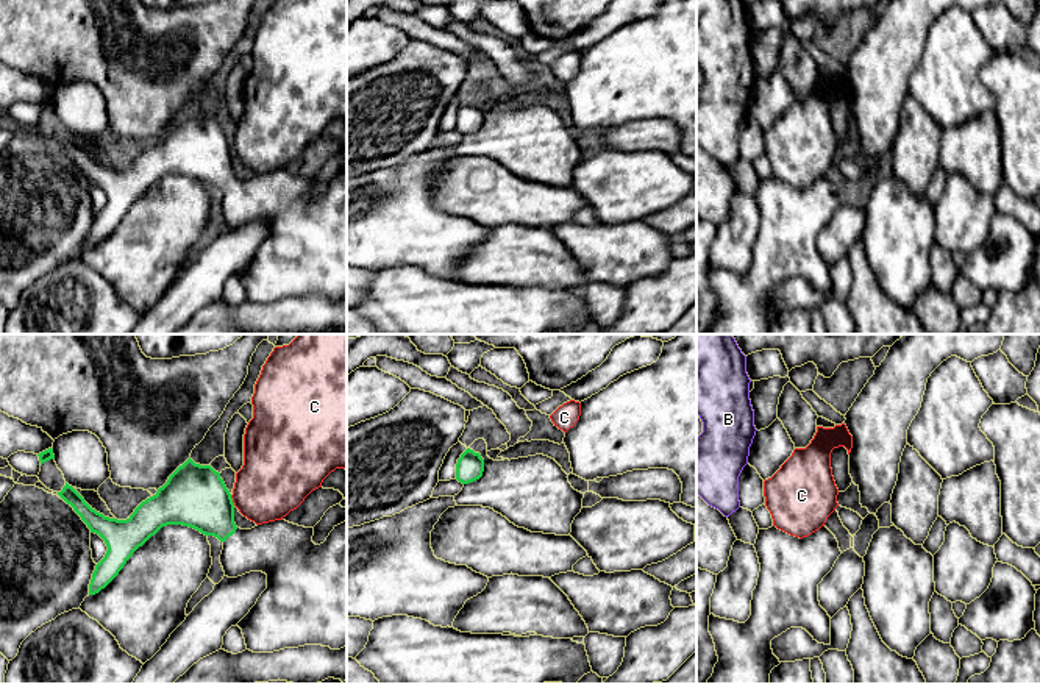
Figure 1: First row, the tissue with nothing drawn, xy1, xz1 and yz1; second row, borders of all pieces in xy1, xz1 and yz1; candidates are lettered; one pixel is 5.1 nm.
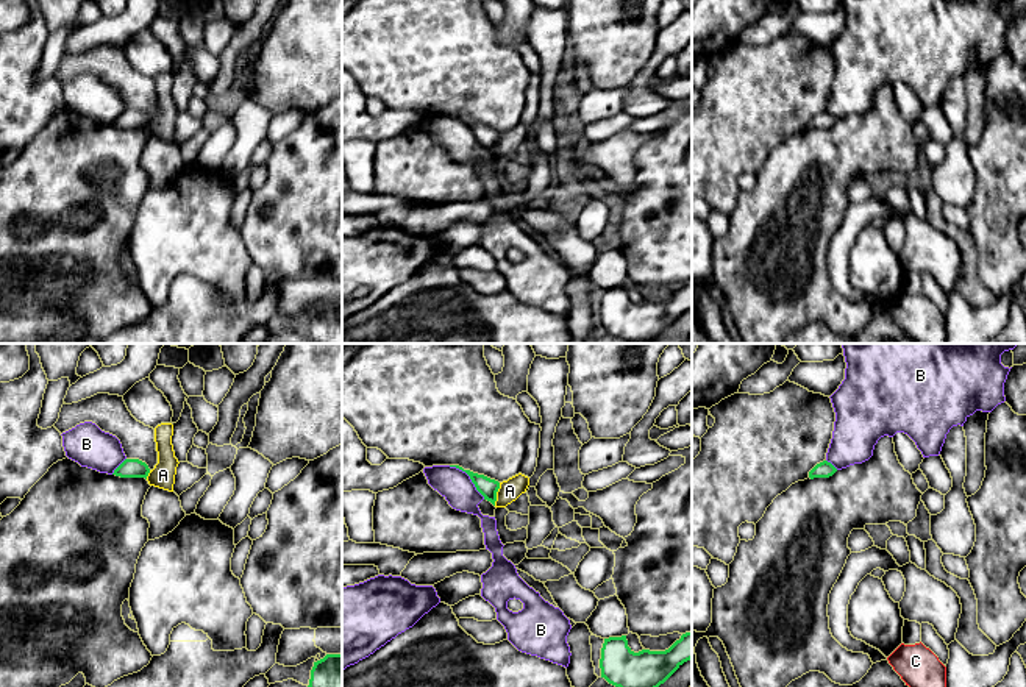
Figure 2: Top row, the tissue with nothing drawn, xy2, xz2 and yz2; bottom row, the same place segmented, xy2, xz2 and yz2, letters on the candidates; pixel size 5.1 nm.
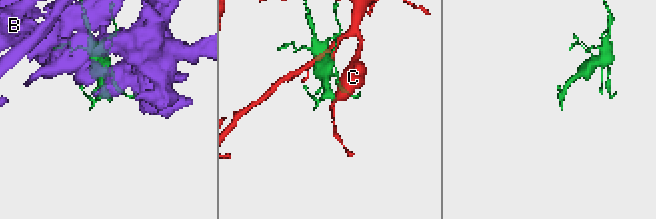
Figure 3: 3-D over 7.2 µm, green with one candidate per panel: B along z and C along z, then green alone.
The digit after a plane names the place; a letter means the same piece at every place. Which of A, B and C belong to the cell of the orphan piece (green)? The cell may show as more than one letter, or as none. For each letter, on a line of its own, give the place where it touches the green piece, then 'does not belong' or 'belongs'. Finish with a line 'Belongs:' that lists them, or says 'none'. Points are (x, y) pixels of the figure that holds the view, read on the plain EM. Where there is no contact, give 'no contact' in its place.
A: contact xz2 (495, 144); does not belong
B: contact xz2 (470, 128); does not belong
C: contact xy1 (231, 150); does not belong
Belongs: none

